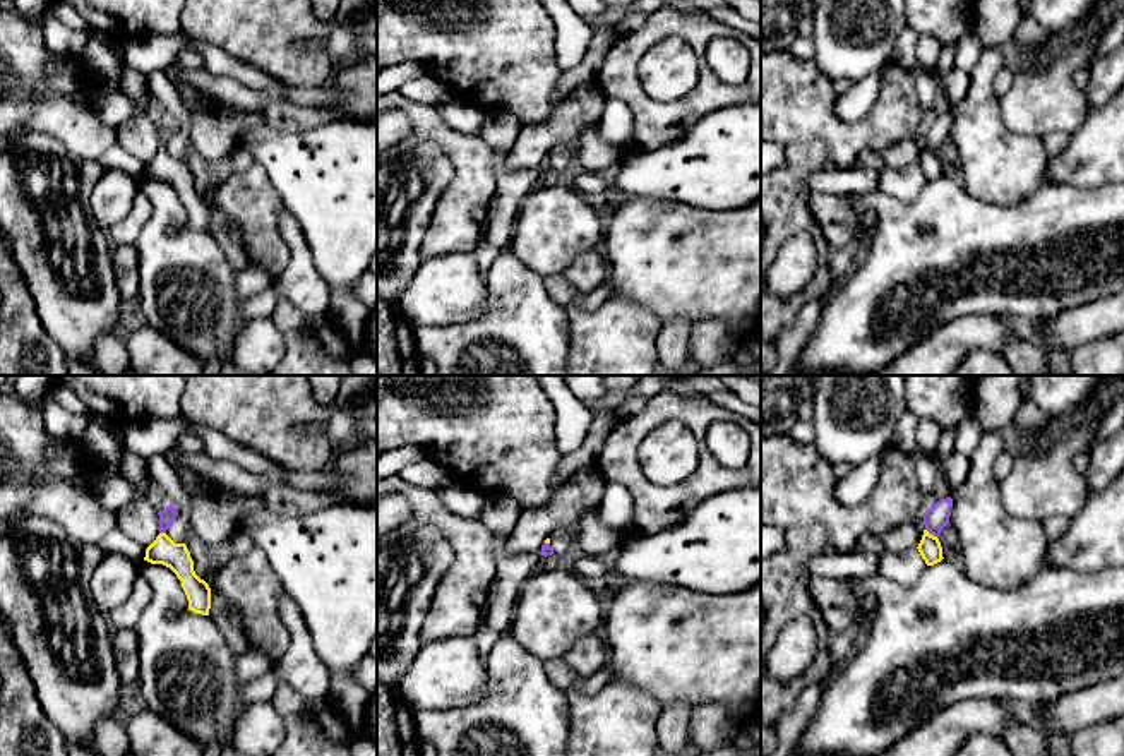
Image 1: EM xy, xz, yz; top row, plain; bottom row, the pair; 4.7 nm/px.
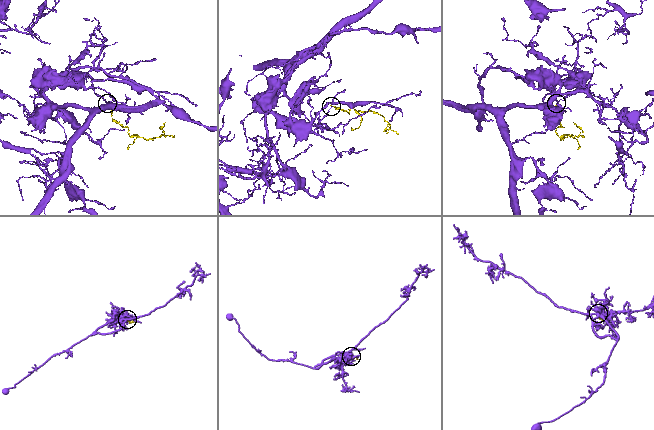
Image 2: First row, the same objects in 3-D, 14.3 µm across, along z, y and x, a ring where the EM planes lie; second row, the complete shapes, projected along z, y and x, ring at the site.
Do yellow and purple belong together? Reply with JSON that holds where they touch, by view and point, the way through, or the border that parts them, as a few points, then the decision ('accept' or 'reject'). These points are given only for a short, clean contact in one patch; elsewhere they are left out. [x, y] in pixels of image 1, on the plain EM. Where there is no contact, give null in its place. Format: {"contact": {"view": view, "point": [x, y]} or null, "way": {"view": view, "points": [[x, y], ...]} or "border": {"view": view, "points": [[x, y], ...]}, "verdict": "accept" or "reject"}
{"contact": {"view": "yz", "point": [929, 150]}, "way": {"view": "yz", "points": [[929, 163], [929, 150], [936, 134]]}, "verdict": "accept"}

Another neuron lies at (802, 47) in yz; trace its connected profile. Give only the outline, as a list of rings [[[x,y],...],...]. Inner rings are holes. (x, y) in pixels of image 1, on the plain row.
[[[812,34],[798,36],[785,51],[800,60],[812,58],[814,57]]]

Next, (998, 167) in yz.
[[[984,46],[970,70],[970,89],[954,106],[949,139],[960,161],[960,183],[977,201],[1013,206],[1040,187],[1045,146],[1013,134],[1001,118],[994,79],[1004,69],[1001,46]]]

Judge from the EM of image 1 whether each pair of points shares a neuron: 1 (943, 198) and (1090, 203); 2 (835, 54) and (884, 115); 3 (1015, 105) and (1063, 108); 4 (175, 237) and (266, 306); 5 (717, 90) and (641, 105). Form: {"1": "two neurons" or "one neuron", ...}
{"1": "one neuron", "2": "two neurons", "3": "one neuron", "4": "one neuron", "5": "one neuron"}

